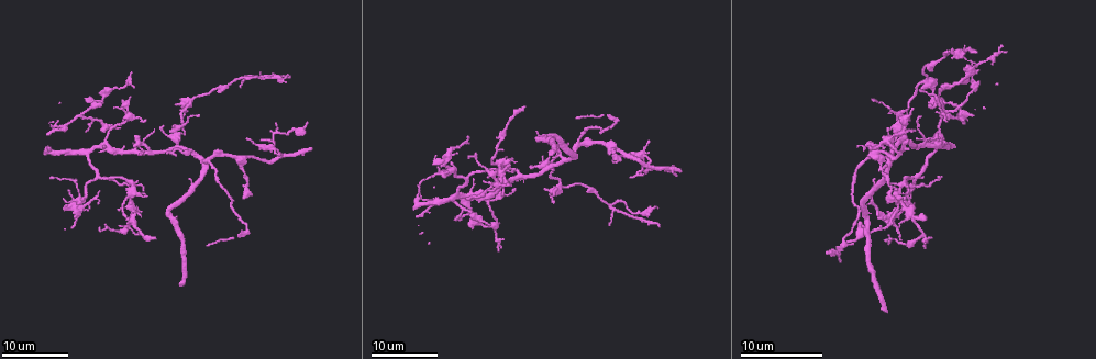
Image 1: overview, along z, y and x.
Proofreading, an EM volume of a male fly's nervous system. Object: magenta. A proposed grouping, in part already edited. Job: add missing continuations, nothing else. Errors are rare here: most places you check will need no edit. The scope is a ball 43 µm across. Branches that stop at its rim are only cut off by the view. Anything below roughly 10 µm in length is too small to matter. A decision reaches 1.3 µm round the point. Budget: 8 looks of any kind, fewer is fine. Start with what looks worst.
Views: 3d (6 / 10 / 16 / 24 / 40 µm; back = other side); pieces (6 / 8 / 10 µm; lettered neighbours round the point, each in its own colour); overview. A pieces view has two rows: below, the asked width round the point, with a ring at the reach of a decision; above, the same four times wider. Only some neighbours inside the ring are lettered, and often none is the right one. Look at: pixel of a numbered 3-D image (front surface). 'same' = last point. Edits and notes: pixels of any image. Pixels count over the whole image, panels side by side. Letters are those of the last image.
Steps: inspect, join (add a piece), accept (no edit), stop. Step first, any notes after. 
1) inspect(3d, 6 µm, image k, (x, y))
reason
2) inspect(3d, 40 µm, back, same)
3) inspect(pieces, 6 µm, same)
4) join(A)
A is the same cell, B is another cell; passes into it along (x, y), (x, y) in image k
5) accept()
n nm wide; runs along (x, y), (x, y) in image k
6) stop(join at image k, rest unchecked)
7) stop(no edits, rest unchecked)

inspect(3d, 24 µm, image 1, (142, 212))
branch stops here

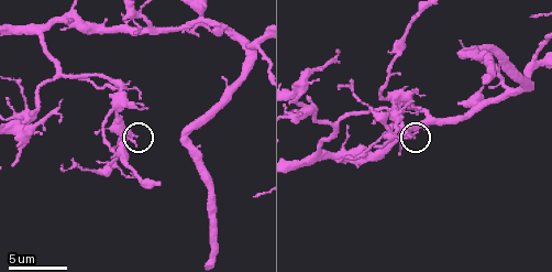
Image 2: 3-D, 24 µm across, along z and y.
inspect(pieces, 6 µm, image 2, (136, 135))
what lies round it

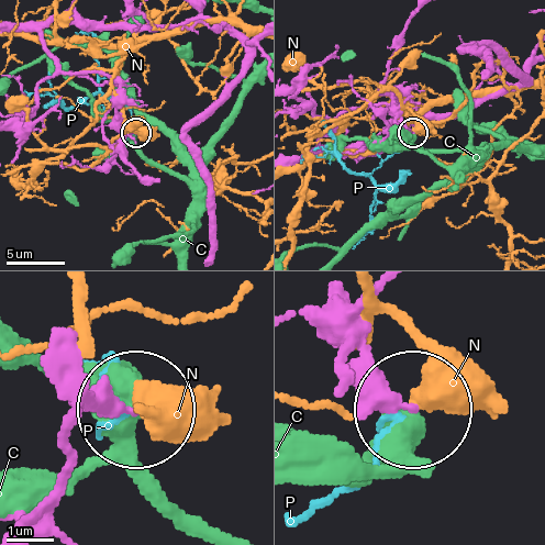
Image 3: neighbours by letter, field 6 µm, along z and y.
accept()
C, N and P are other cells; no lettered piece goes on from it

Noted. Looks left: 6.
inspect(3d, 16 µm, image 1, (262, 140))
free end

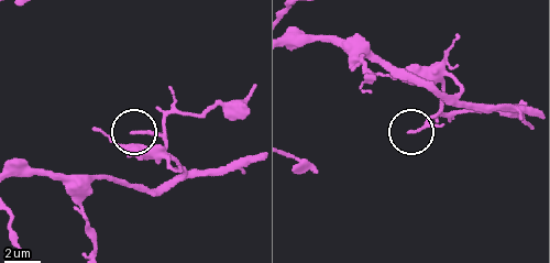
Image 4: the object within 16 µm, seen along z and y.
inspect(pieces, 10 µm, image 4, (132, 131))

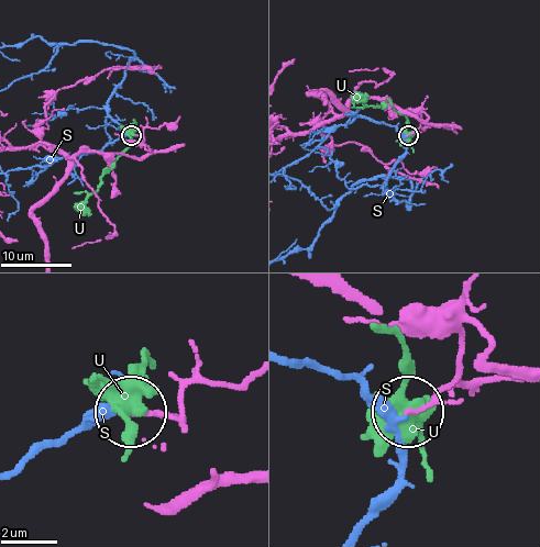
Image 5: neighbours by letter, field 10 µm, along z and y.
accept()
S and U are other cells; runs along (183, 430), (174, 420), (133, 413) in image 5; none of them fits

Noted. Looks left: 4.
inspect(3d, 24 µm, image 1, (246, 197))
an open end

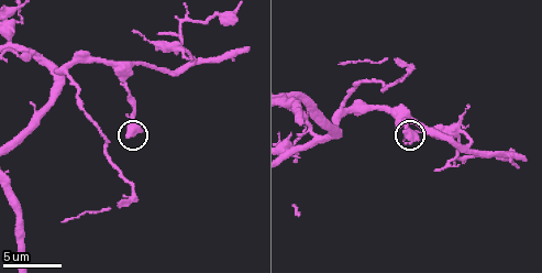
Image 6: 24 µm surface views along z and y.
inspect(pieces, 6 µm, image 6, (128, 136))

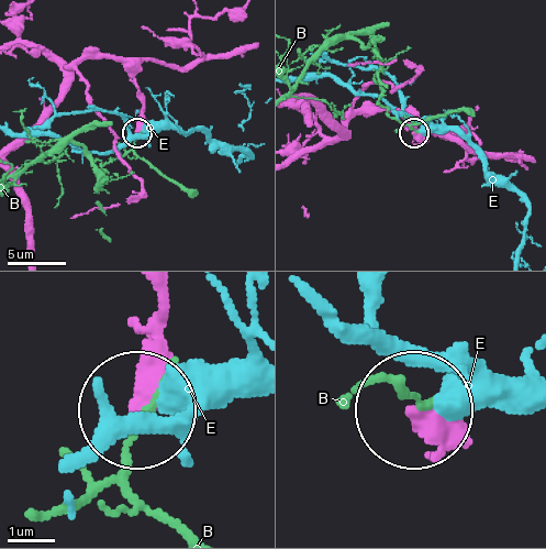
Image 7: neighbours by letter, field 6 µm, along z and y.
accept()
B and E are other cells; runs along (157, 292), (157, 374), (137, 406) in image 7; none of them fits

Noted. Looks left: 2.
inspect(3d, 6 µm, image 2, (185, 32))
tapers out

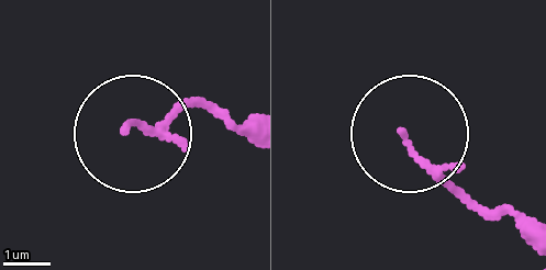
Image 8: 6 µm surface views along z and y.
inspect(pieces, 8 µm, image 8, (128, 124))
what lies round it

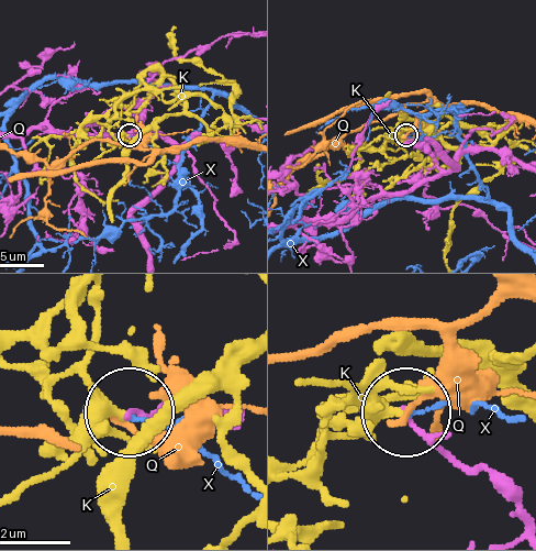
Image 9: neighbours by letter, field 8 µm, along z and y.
accept()
100 nm wide; K, Q and X are other cells; none of them fits

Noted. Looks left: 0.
stop(no edits, rest unchecked)

